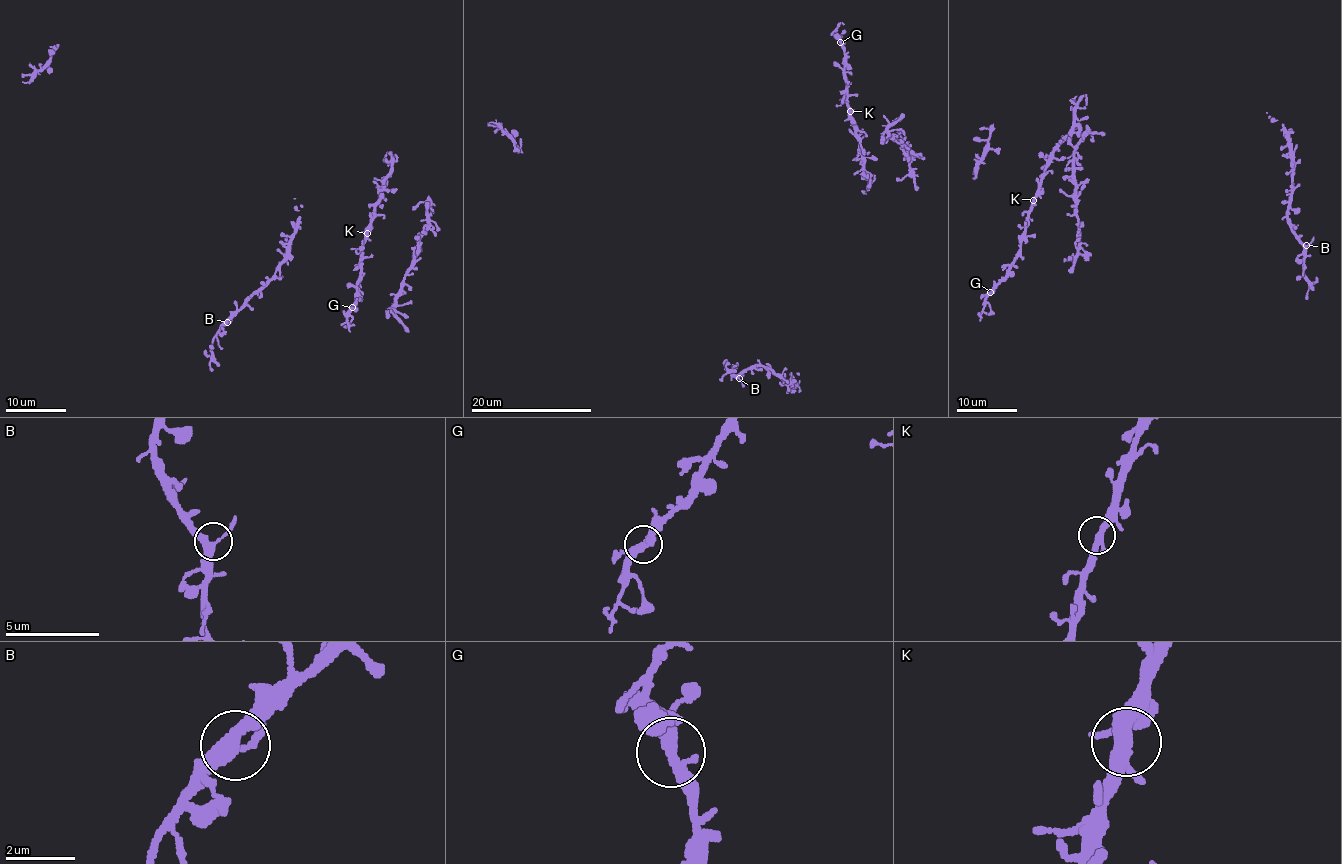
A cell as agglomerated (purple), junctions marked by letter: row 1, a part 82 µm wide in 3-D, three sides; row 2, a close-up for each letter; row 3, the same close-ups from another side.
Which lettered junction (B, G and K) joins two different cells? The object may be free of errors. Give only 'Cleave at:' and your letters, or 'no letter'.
Cleave at: no letter

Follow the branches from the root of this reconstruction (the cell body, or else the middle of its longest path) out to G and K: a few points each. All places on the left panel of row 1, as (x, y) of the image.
G: (392, 166), (363, 243), (360, 278), (357, 285), (358, 300), (351, 307)
K: (392, 166), (367, 233)

